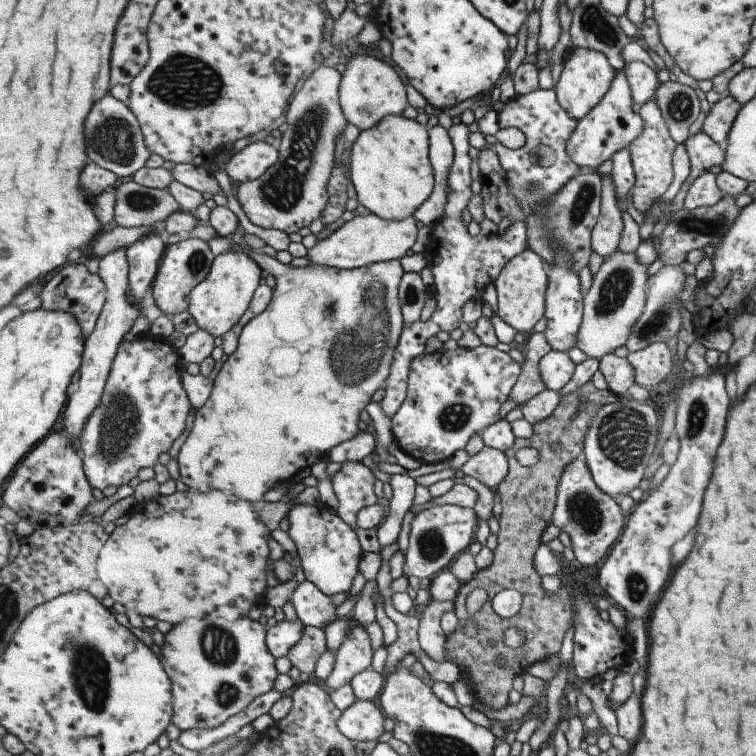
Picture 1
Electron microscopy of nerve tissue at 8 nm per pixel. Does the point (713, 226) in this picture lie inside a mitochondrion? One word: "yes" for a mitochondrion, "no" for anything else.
yes

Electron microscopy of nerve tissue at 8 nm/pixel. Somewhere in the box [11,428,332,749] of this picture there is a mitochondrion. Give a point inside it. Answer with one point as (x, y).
(89, 670)

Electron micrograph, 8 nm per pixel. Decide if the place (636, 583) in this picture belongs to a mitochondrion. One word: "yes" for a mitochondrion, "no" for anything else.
yes

